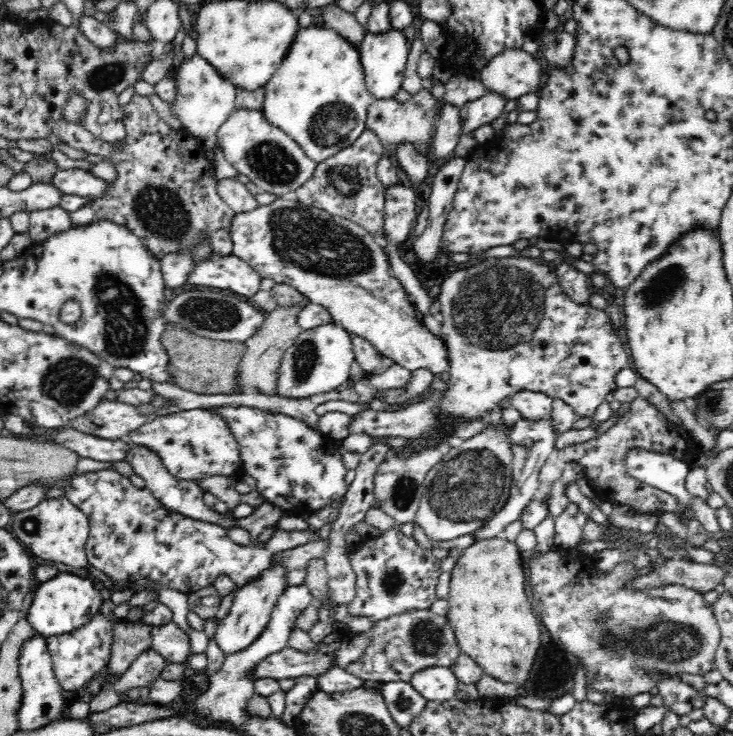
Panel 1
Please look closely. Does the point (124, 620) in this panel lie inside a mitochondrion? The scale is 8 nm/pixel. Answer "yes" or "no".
no

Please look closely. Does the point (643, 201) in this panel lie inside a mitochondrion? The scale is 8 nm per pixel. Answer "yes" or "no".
no

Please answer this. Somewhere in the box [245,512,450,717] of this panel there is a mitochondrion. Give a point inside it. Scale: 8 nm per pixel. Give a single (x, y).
(425, 636)

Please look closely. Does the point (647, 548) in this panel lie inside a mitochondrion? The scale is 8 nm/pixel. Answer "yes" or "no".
no

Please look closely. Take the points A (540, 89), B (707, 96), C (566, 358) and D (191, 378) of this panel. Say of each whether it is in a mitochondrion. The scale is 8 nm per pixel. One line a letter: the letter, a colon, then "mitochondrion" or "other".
A: other
B: other
C: other
D: other

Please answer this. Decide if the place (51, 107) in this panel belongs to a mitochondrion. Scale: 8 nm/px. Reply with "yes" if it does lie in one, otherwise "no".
no

